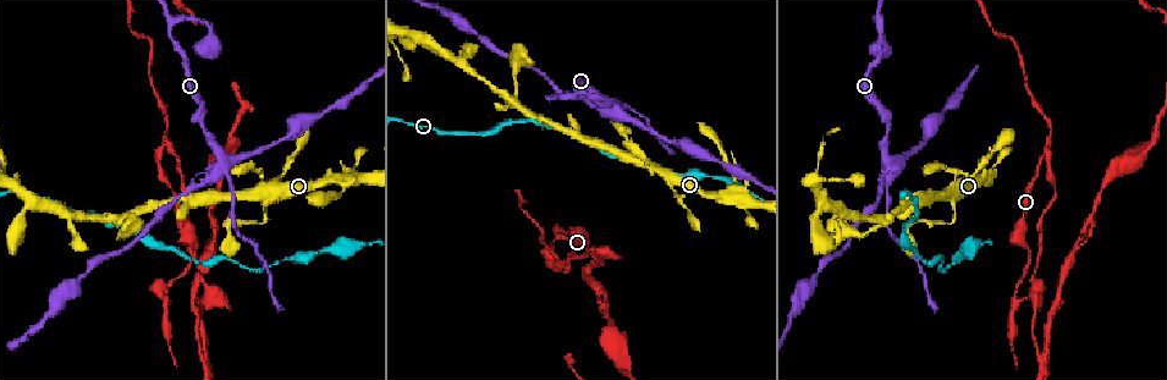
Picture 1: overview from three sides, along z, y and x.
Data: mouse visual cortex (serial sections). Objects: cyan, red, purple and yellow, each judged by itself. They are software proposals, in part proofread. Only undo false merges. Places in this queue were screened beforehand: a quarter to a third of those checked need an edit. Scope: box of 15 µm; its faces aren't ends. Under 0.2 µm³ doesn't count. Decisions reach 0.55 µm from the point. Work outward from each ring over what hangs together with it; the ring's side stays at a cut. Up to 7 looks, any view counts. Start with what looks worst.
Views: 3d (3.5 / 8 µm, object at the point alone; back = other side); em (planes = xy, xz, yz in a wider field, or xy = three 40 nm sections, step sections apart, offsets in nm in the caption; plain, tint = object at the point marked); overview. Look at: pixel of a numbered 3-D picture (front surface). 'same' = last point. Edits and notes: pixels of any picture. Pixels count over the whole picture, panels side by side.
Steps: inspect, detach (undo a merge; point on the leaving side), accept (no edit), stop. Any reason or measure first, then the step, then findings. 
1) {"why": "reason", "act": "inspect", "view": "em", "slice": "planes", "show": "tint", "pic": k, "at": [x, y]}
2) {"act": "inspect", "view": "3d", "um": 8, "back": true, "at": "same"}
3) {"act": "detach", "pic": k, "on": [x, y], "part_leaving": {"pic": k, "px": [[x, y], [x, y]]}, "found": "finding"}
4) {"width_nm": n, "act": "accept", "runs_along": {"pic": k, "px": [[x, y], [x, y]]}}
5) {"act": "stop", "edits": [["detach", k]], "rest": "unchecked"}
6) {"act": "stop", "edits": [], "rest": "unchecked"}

{"why": "sharp bend", "act": "inspect", "view": "3d", "um": 3.5, "pic": 1, "at": [169, 149]}

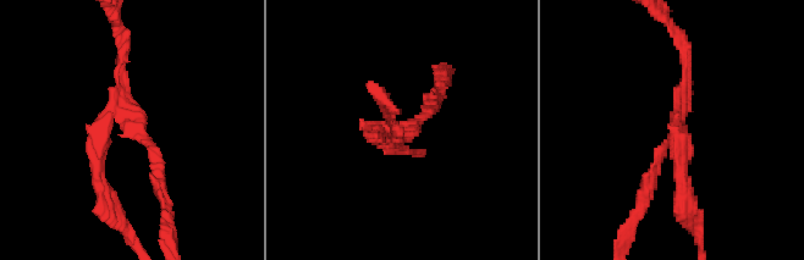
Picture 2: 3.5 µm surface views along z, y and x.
{"arms": 3, "arm_widths_nm": [100, 150, 200], "act": "detach", "pic": 2, "on": [682, 156], "part_leaving": {"pic": 2, "px": [[677, 115], [683, 191], [697, 223]]}, "found": "a second cell is stuck on"}

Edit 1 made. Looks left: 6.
{"why": "sharp bend", "act": "inspect", "view": "3d", "um": 3.5, "back": true, "pic": 1, "at": [267, 220]}

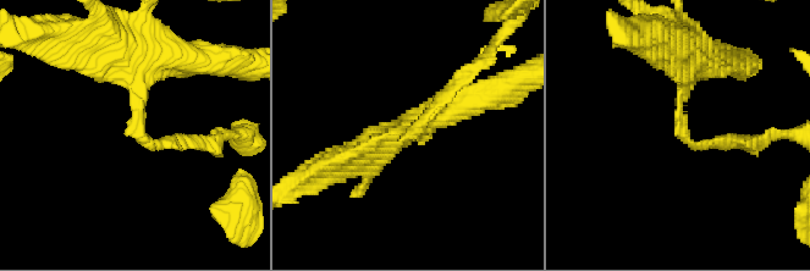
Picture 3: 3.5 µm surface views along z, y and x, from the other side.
{"arm_widths_nm": [150, 250], "why": "now the EM", "act": "inspect", "view": "em", "slice": "xy", "step": 3, "show": "plain", "pic": 3, "at": [409, 135]}

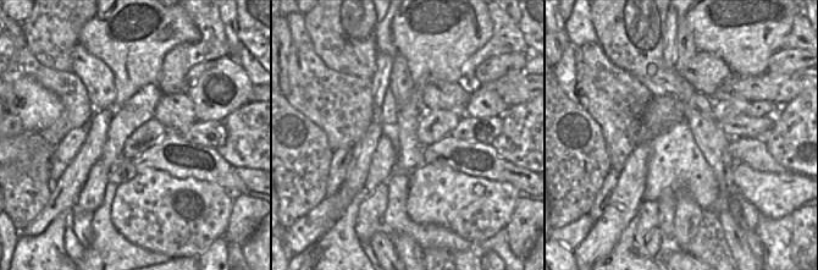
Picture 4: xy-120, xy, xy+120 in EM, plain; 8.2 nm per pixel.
{"act": "inspect", "view": "em", "slice": "xy", "step": 3, "show": "tint", "at": "same"}

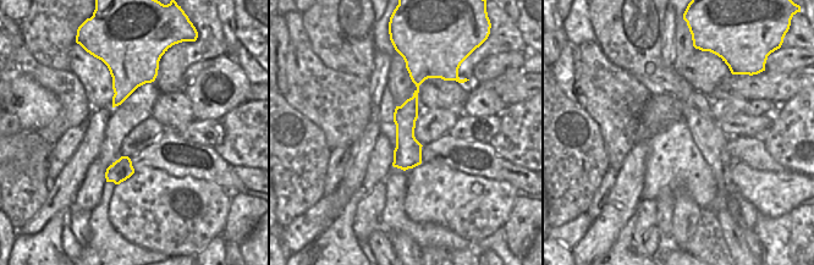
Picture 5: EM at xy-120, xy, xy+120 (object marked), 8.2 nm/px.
{"act": "accept", "found": "one cell here"}

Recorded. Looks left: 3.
{"why": "branch point", "act": "inspect", "view": "3d", "um": 3.5, "pic": 1, "at": [222, 163]}

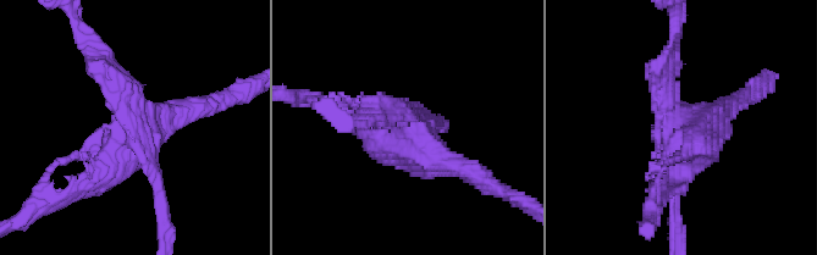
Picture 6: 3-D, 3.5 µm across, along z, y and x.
{"why": "shape alone is not enough", "act": "inspect", "view": "em", "slice": "planes", "show": "tint", "pic": 6, "at": [682, 130]}

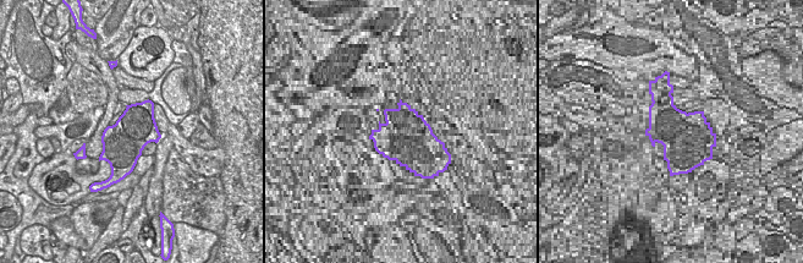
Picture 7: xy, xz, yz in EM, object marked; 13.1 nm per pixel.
{"why": "another direction", "act": "inspect", "view": "em", "slice": "xy", "step": 5, "show": "tint", "at": "same"}

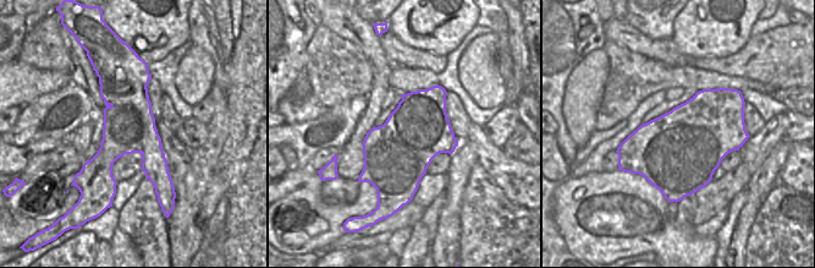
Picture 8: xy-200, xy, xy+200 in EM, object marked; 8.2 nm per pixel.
{"act": "detach", "pic": 6, "on": [89, 151], "part_leaving": {"pic": 6, "px": [[666, 110], [686, 136], [666, 197]]}, "found": "a second cell is stuck on"}

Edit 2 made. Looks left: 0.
{"act": "stop", "edits": [["detach", 2], ["detach", 6]], "rest": "unchecked"}

